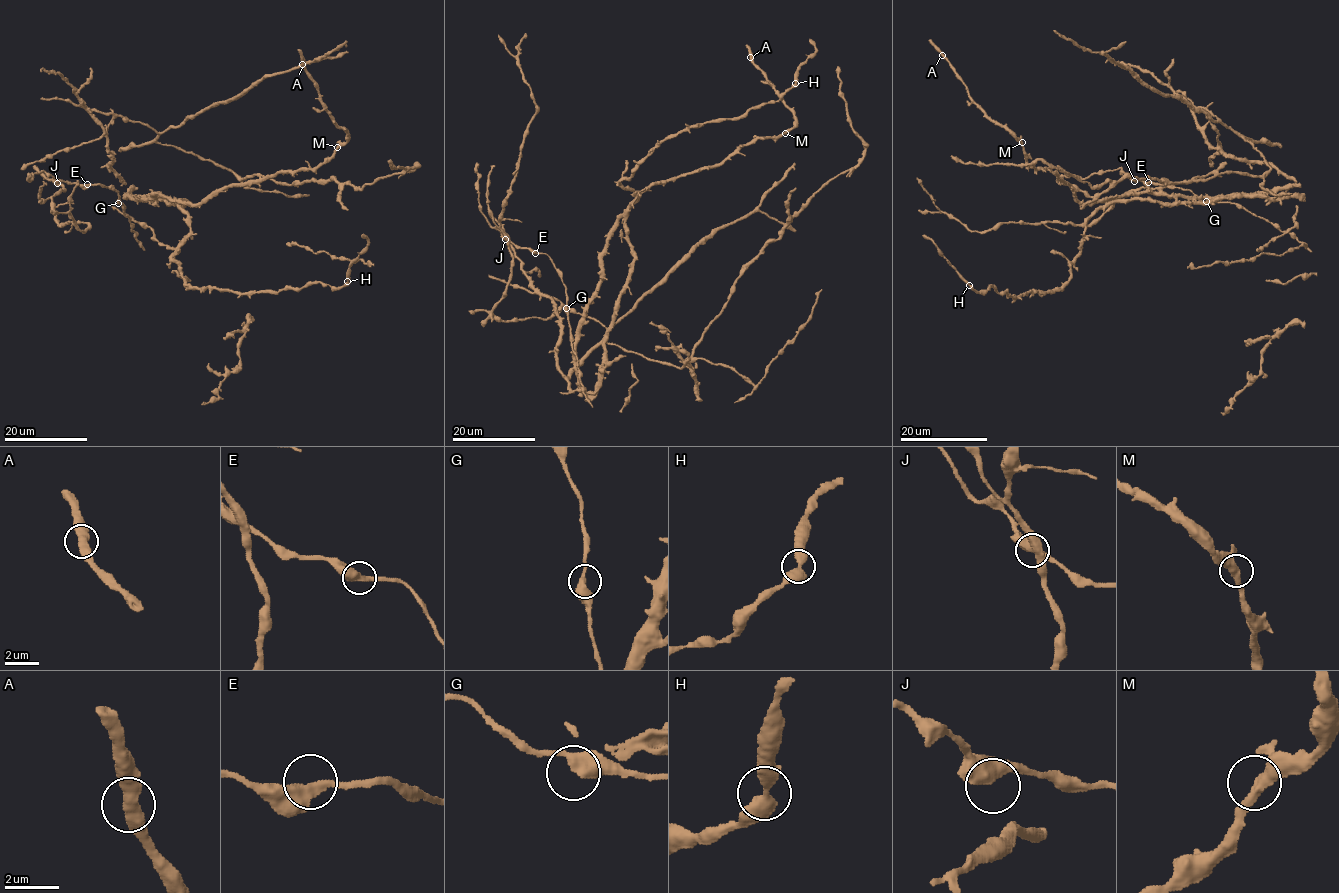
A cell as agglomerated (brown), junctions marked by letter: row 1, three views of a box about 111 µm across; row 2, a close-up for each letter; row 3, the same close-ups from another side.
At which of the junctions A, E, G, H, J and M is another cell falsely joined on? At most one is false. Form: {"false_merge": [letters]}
{"false_merge": []}

